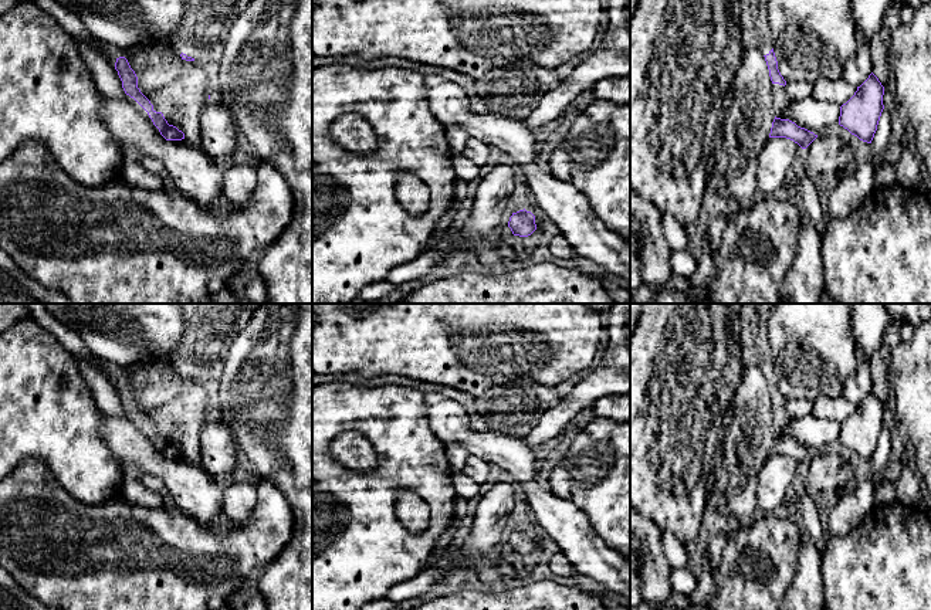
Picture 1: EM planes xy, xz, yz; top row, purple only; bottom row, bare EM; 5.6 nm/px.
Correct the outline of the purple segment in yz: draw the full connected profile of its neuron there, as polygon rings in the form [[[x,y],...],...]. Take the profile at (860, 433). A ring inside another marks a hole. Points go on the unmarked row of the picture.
[[[871,390],[869,396],[857,404],[854,413],[840,424],[839,443],[860,458],[871,461],[884,427],[883,413],[884,404]]]

